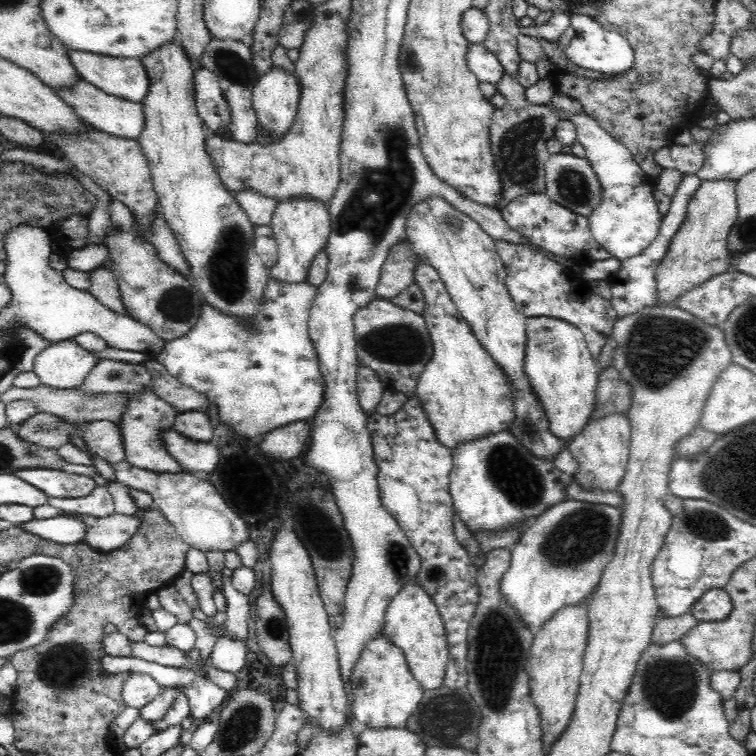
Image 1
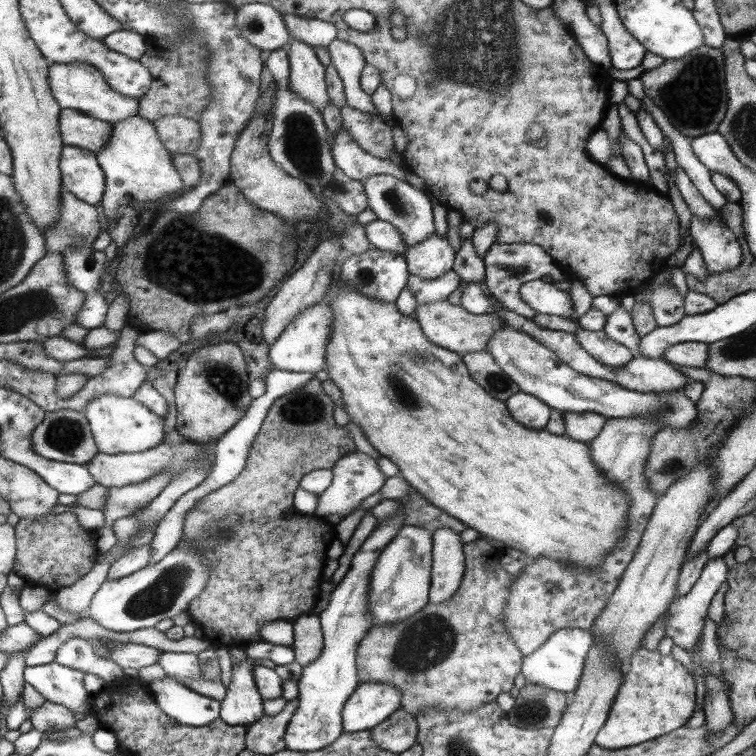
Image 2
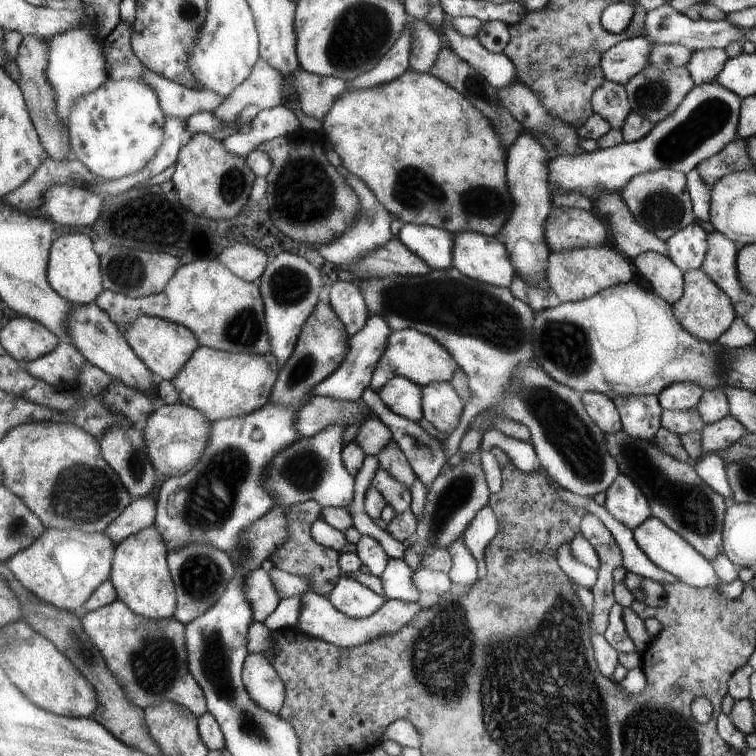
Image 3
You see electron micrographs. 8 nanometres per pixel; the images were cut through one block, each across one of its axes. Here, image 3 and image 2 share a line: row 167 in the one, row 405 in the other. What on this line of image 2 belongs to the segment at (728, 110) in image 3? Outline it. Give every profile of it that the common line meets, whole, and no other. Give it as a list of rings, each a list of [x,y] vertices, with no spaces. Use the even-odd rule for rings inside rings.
[[[500,328],[488,339],[485,351],[492,355],[497,366],[516,383],[520,392],[533,395],[562,413],[595,413],[605,416],[607,420],[653,414],[653,418],[659,420],[661,429],[665,426],[687,428],[697,416],[696,405],[693,405],[693,401],[687,399],[682,392],[642,393],[627,390],[611,381],[579,374],[572,367],[560,362],[554,351],[523,331]]]

